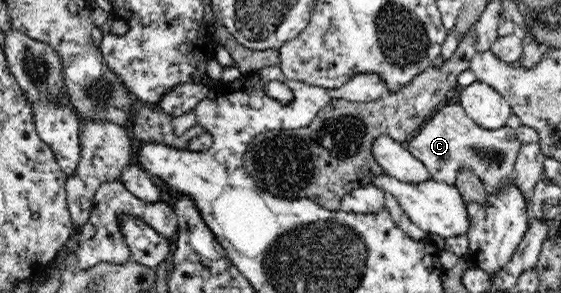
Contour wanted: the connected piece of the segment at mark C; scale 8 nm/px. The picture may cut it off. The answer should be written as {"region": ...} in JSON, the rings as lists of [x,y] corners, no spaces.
{"region":[[[446,103],[436,115],[433,115],[421,127],[414,139],[410,139],[406,148],[416,159],[419,159],[424,164],[426,170],[430,172],[433,181],[455,186],[459,173],[464,170],[470,170],[476,173],[476,176],[482,181],[487,194],[490,194],[498,192],[499,189],[506,188],[508,184],[513,183],[515,179],[514,164],[516,163],[521,145],[522,143],[517,138],[517,132],[514,128],[506,125],[493,130],[484,129],[466,114],[464,108],[459,103],[454,105]]]}

